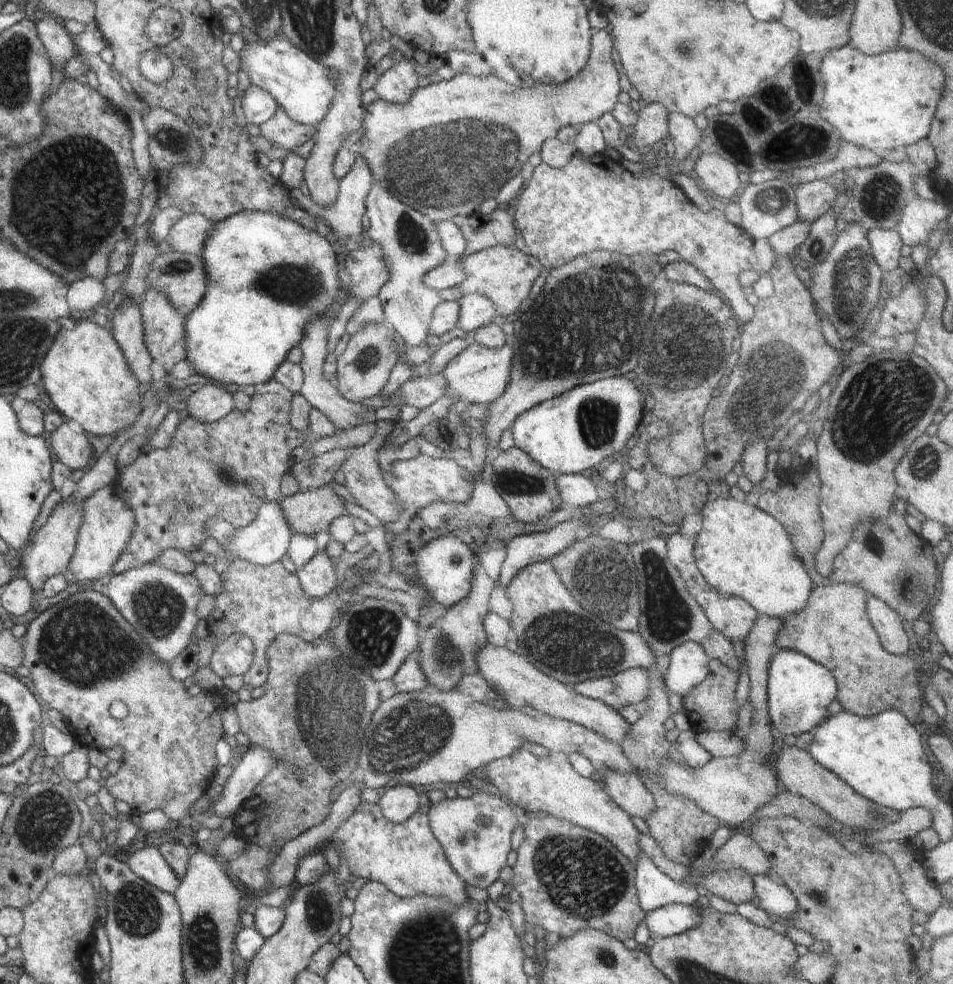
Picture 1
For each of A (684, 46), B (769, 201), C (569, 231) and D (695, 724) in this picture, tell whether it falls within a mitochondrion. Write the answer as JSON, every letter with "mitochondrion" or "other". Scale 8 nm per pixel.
{"A":"mitochondrion","B":"mitochondrion","C":"other","D":"other"}

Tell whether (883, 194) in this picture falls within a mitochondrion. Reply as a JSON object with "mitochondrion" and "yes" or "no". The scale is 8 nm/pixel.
{"mitochondrion":"yes"}

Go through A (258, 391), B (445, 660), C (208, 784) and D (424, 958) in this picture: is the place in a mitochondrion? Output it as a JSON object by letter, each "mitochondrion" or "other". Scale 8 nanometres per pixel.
{"A":"other","B":"mitochondrion","C":"other","D":"mitochondrion"}

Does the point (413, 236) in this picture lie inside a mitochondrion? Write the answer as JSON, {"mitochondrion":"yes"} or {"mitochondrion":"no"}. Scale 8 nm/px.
{"mitochondrion":"yes"}

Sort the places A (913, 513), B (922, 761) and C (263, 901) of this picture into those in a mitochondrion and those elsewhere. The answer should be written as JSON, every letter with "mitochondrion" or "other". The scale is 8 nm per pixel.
{"A":"other","B":"other","C":"other"}

